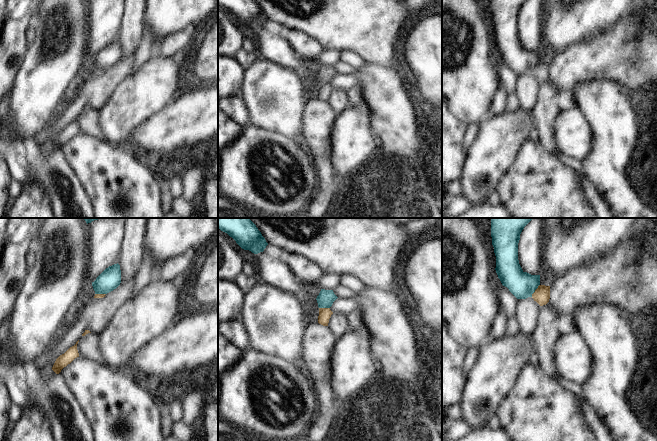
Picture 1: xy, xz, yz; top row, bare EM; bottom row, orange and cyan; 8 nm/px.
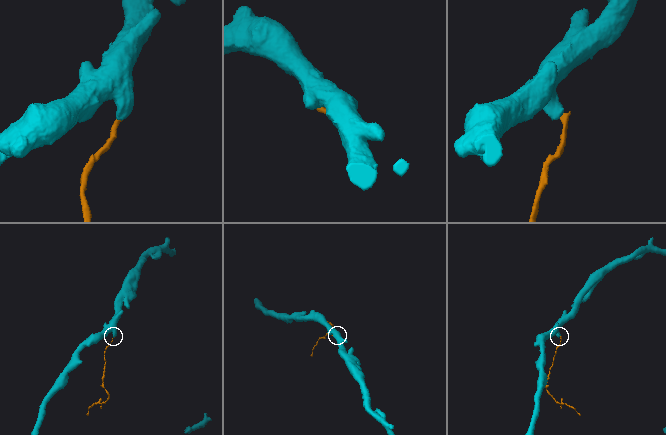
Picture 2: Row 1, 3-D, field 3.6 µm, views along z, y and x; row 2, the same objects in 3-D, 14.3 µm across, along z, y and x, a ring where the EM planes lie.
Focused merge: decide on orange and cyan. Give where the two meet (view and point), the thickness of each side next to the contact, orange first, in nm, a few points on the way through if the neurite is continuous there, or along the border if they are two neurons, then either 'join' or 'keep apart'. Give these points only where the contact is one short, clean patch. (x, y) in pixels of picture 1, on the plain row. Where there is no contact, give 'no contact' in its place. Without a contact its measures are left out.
contact yz (535, 66); calibres 130 and 220 nm; border yz (539, 60), (531, 72); keep apart

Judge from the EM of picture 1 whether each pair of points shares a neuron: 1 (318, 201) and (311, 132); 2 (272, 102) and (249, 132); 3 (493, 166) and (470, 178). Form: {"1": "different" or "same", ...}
{"1": "same", "2": "different", "3": "same"}

